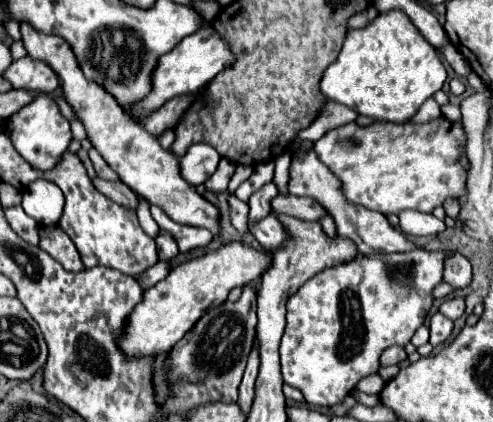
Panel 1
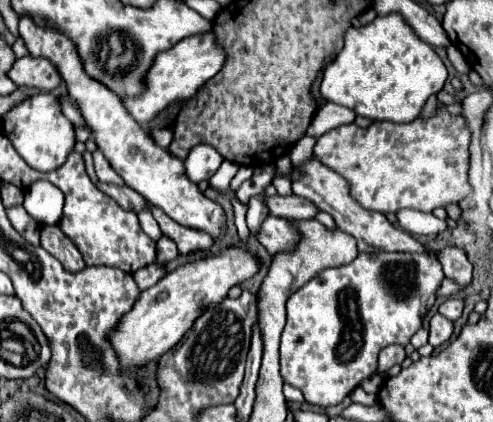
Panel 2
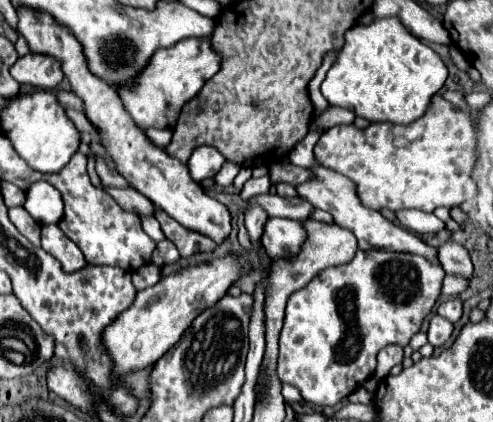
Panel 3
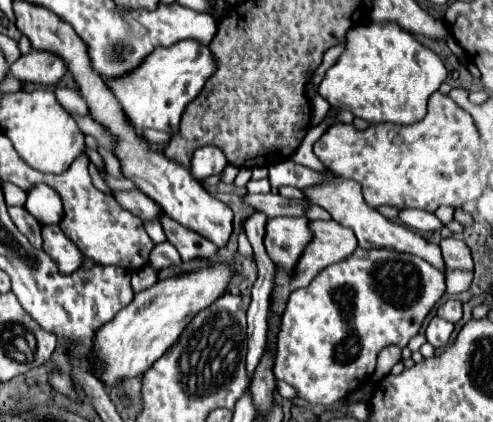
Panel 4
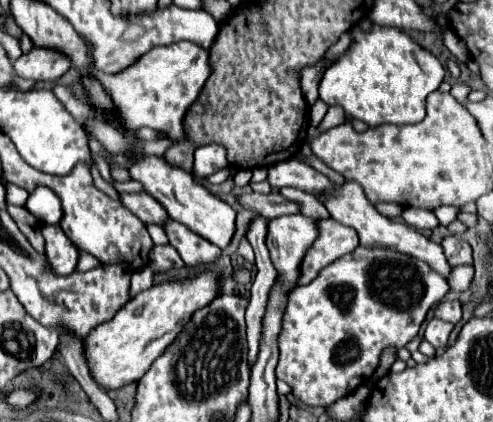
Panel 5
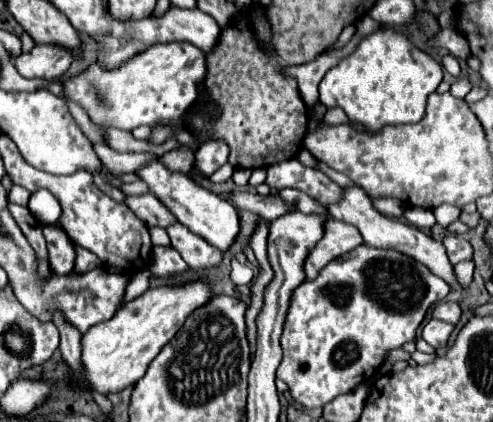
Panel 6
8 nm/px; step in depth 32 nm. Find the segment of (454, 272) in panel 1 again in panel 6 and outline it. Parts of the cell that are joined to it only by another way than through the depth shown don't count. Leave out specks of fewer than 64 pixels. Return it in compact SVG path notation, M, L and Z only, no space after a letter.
M448 234L444 238L444 246L448 252L448 258L452 264L458 264L462 260L470 260L472 258L472 244L456 234Z

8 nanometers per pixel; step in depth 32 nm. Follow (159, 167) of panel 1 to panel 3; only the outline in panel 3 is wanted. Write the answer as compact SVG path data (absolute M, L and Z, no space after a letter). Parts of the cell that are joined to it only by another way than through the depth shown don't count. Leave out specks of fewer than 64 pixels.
M24 6L24 8L16 8L16 14L18 14L18 32L28 40L30 50L38 54L54 56L56 60L62 62L62 70L72 84L72 92L76 92L84 100L86 116L98 128L108 154L116 160L118 174L122 174L138 192L150 198L170 218L174 218L176 222L180 222L182 226L194 232L212 238L216 244L222 244L232 230L230 210L216 198L210 198L202 190L202 186L190 178L188 168L182 162L178 162L176 158L168 158L164 148L154 146L144 136L144 132L134 124L134 120L128 118L128 112L120 104L116 90L88 70L84 48L76 40L76 36L66 26L56 22L48 12L36 12Z

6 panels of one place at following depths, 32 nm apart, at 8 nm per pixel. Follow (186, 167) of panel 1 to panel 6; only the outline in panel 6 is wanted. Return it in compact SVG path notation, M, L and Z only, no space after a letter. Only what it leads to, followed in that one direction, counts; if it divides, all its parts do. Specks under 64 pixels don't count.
M208 140L196 152L196 166L204 176L210 176L228 162L228 152L230 148L224 140Z

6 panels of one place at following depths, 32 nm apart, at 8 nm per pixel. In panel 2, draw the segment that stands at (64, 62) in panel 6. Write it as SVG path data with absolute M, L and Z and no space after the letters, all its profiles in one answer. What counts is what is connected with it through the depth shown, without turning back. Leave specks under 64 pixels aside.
M30 54L24 58L18 58L10 68L8 76L18 86L38 88L42 92L52 92L62 82L58 68L48 58L34 58Z

